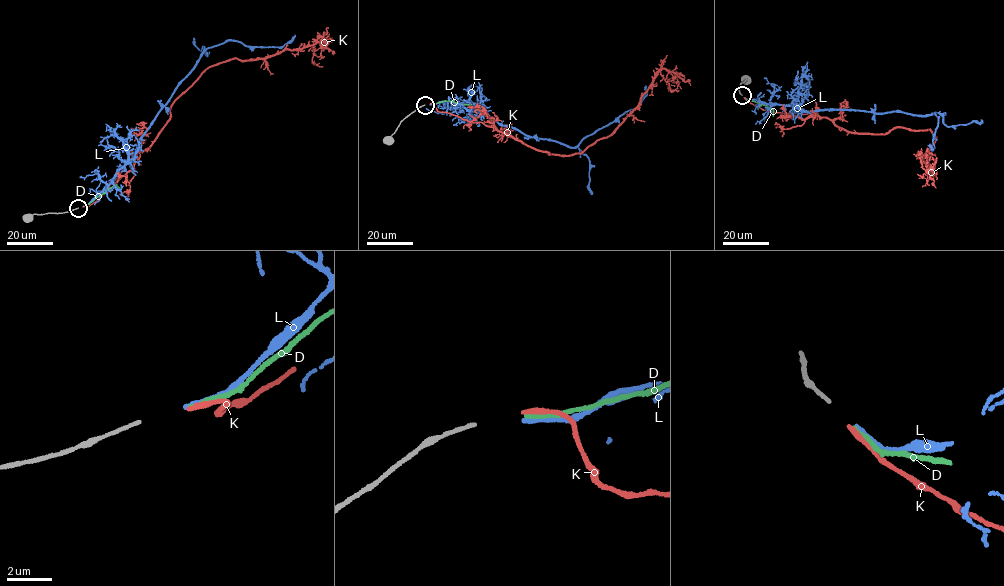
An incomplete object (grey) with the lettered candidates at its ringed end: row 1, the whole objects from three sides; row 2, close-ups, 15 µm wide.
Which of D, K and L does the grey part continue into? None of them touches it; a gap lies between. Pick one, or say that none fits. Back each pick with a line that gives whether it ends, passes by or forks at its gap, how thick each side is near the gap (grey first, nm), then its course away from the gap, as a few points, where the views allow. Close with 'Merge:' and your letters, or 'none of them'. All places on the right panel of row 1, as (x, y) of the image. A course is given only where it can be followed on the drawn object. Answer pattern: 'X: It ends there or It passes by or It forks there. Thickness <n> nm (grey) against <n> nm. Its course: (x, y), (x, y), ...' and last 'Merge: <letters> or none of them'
K: It ends there. Thickness 150 nm (grey) against 220 nm. Its course: (744, 97), (767, 111), (812, 113), (858, 134), (930, 129), (936, 139), (918, 157), (929, 170), (922, 186)
Merge: K

